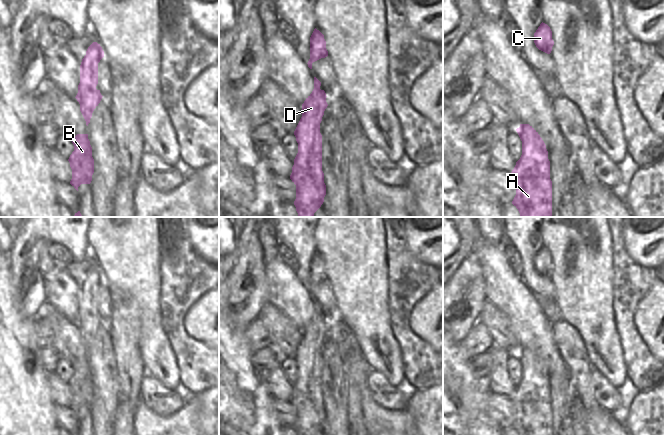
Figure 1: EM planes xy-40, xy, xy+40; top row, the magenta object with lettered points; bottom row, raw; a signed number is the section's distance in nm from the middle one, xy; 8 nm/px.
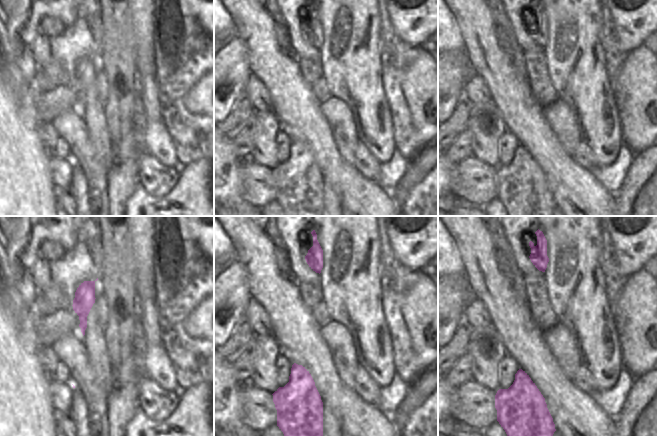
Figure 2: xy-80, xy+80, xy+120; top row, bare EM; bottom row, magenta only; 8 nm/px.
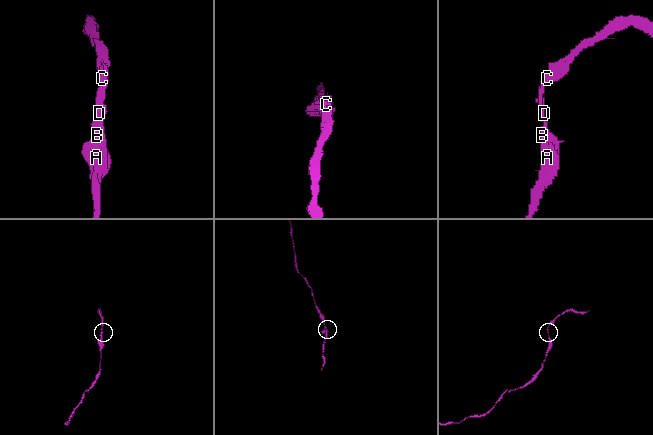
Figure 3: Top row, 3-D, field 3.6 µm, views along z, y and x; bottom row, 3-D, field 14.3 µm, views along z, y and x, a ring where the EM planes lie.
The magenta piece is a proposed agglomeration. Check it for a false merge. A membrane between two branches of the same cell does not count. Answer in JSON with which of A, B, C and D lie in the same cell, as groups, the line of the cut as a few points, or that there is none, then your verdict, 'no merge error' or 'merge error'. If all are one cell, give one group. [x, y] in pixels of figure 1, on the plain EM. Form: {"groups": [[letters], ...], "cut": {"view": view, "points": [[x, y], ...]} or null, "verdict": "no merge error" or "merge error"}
{"groups": [["A", "B", "C", "D"]], "cut": null, "verdict": "no merge error"}

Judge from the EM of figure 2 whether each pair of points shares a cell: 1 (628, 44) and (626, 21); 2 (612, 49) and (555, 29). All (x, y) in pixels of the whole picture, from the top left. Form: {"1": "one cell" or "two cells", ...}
{"1": "one cell", "2": "two cells"}

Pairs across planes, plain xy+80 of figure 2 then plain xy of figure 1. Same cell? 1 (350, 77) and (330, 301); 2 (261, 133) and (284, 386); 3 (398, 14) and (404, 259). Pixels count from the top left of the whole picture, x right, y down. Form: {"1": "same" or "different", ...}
{"1": "different", "2": "same", "3": "different"}

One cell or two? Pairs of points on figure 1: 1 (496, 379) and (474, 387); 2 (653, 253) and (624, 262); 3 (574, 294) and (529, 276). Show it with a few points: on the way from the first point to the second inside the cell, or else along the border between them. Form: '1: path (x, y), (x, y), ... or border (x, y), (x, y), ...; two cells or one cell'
1: border (488, 377), (490, 391); two cells
2: border (623, 238), (626, 252), (637, 263), (653, 268); two cells
3: border (549, 278), (555, 289), (554, 297); two cells

